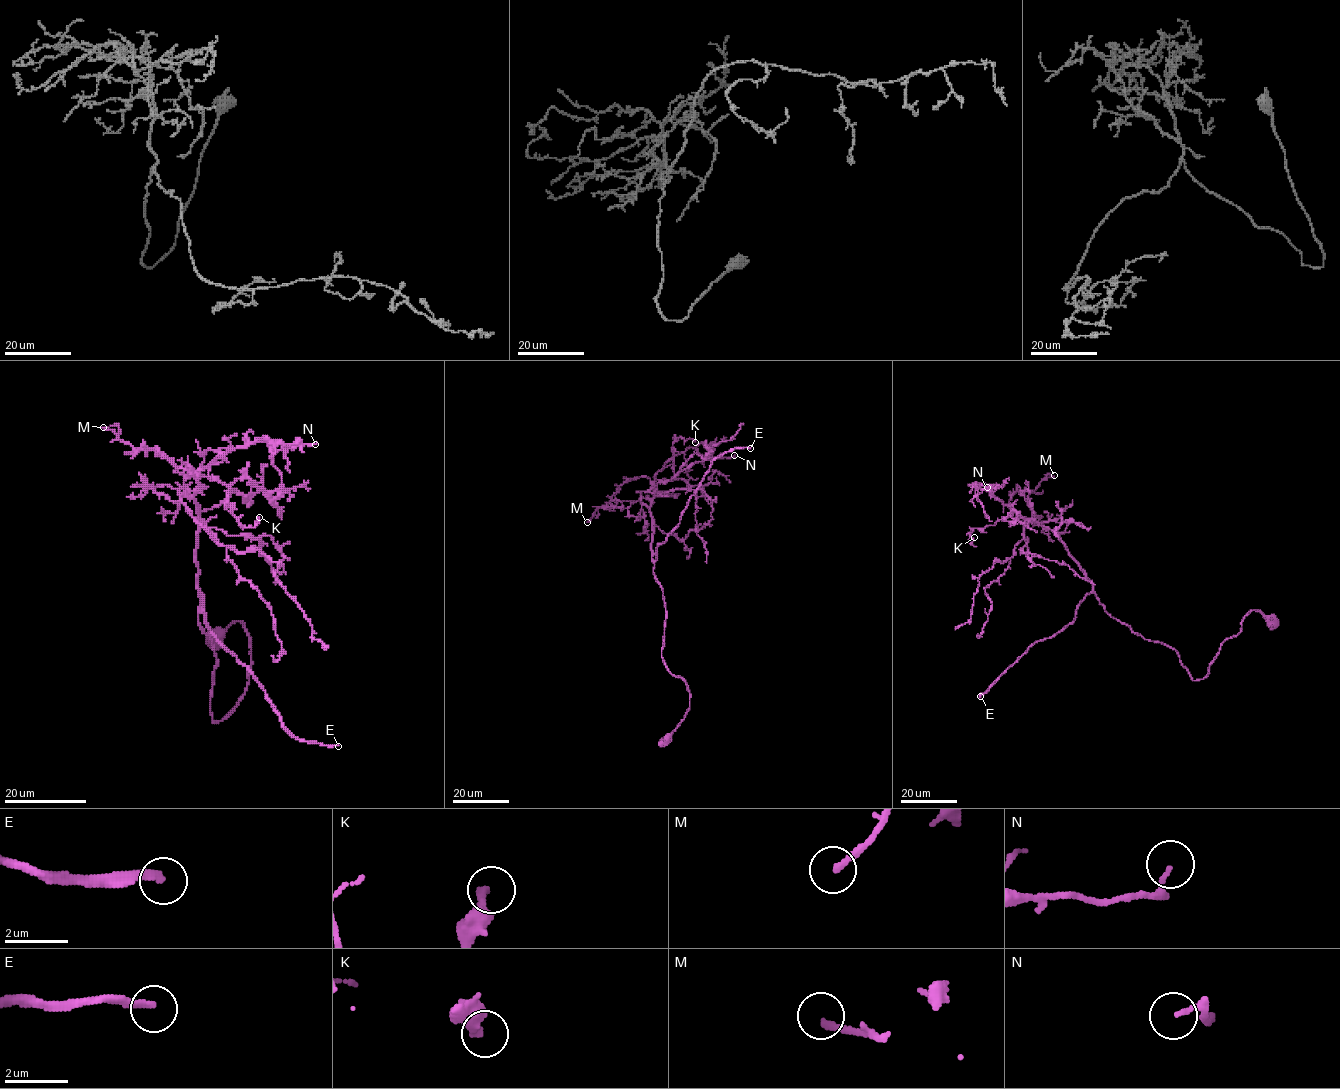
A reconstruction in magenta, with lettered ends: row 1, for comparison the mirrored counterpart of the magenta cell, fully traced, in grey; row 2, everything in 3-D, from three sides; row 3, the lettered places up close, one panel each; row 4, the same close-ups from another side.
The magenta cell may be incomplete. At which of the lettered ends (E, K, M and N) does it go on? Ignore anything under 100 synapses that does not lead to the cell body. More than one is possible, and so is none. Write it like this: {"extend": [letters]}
{"extend": ["E"]}

